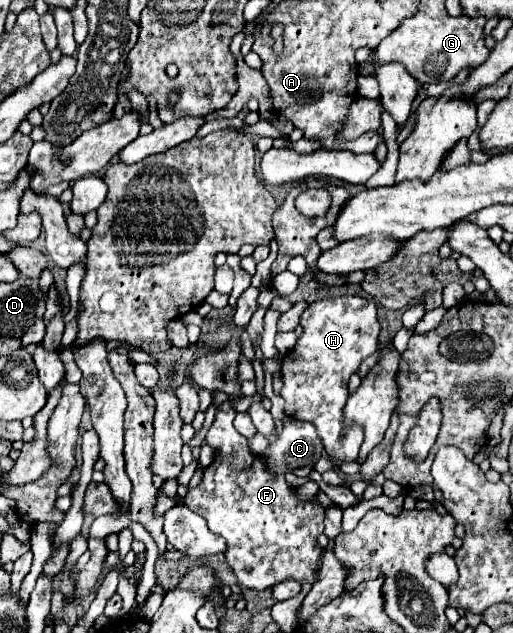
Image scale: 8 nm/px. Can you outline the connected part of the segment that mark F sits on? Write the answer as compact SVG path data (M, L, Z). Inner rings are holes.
M231 401L219 406L216 418L206 434L206 444L214 448L214 462L204 468L202 482L196 488L190 488L182 502L190 510L198 512L214 534L226 540L224 556L242 588L266 590L284 580L314 584L318 580L318 560L322 556L322 548L318 546L316 538L324 532L324 506L316 498L300 500L296 490L286 482L284 474L272 472L266 460L248 448L248 440L240 436L232 424L235 416L236 410Z

